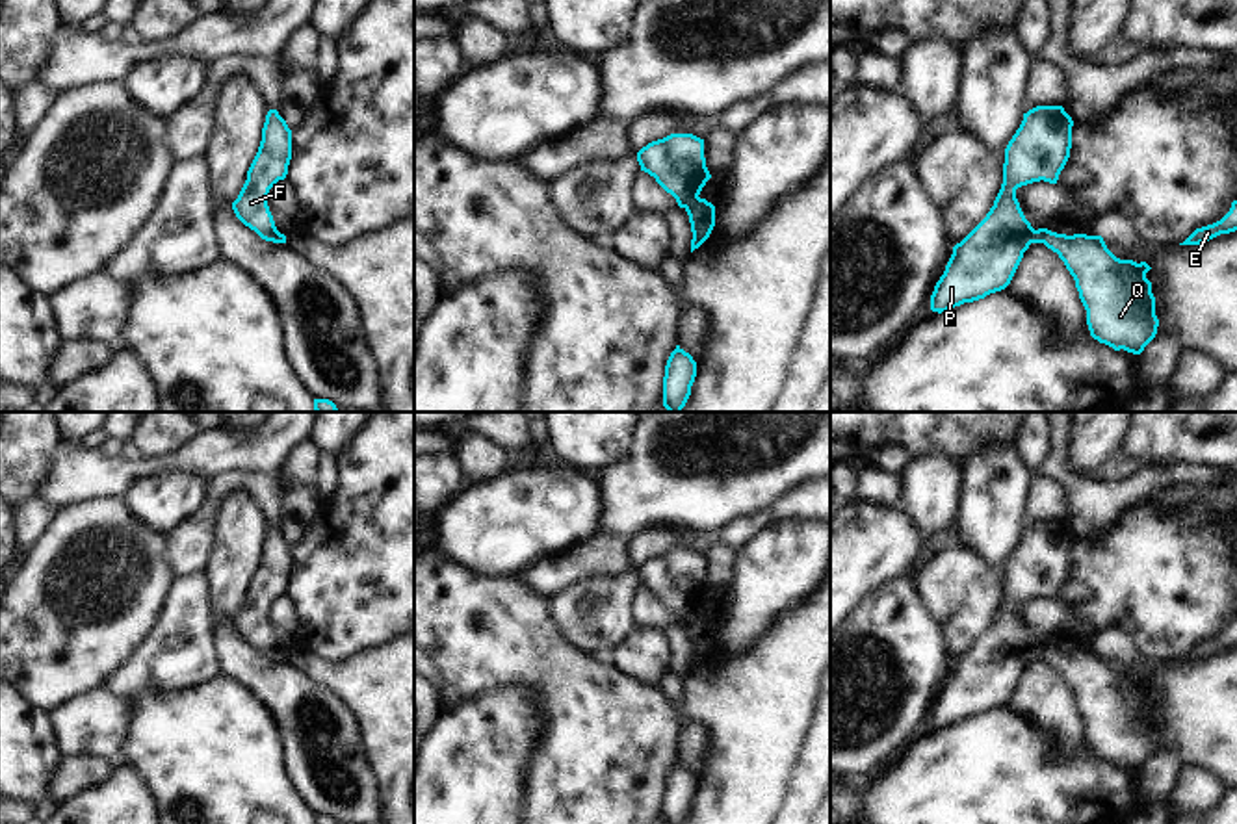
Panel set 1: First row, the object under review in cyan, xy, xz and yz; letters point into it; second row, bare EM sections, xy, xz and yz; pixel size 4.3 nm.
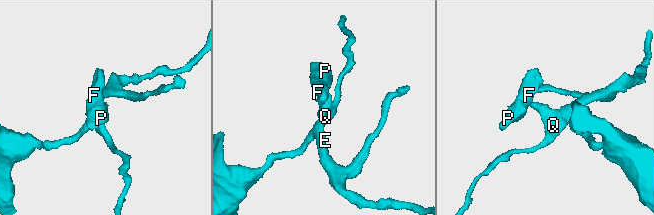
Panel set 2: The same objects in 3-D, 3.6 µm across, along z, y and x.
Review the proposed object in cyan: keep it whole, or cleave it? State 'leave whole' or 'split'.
split

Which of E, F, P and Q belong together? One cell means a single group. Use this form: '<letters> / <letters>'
E Q / F P

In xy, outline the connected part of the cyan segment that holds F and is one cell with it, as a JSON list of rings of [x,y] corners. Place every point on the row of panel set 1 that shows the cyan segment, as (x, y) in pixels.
[[[269,109],[262,128],[258,152],[247,171],[247,180],[232,202],[236,217],[262,239],[275,241],[279,232],[267,206],[269,189],[284,180],[292,160],[292,130],[277,109]]]

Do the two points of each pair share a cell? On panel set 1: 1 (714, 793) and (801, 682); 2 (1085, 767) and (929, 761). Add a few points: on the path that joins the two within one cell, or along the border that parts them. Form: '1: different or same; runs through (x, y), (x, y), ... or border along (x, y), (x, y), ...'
1: same; runs through (742, 765), (797, 709)
2: same; runs through (1046, 767), (968, 767)

